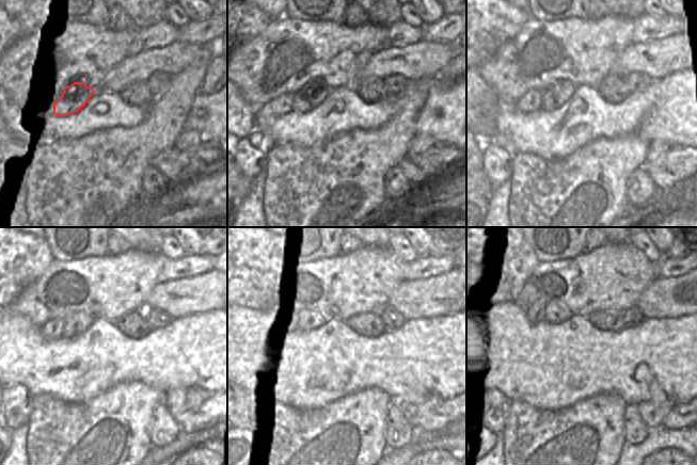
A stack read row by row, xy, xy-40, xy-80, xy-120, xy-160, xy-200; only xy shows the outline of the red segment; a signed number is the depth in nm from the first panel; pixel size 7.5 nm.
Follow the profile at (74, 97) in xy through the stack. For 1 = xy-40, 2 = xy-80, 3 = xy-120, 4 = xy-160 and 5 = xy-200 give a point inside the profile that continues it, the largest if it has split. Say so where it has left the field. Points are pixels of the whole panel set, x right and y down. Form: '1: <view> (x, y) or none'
1: xy-40 (312, 96)
2: xy-80 (555, 92)
3: xy-120 (76, 323)
4: xy-160 (314, 318)
5: xy-200 (554, 314)

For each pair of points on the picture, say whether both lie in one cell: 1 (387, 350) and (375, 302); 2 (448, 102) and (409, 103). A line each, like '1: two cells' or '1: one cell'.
1: two cells
2: two cells

